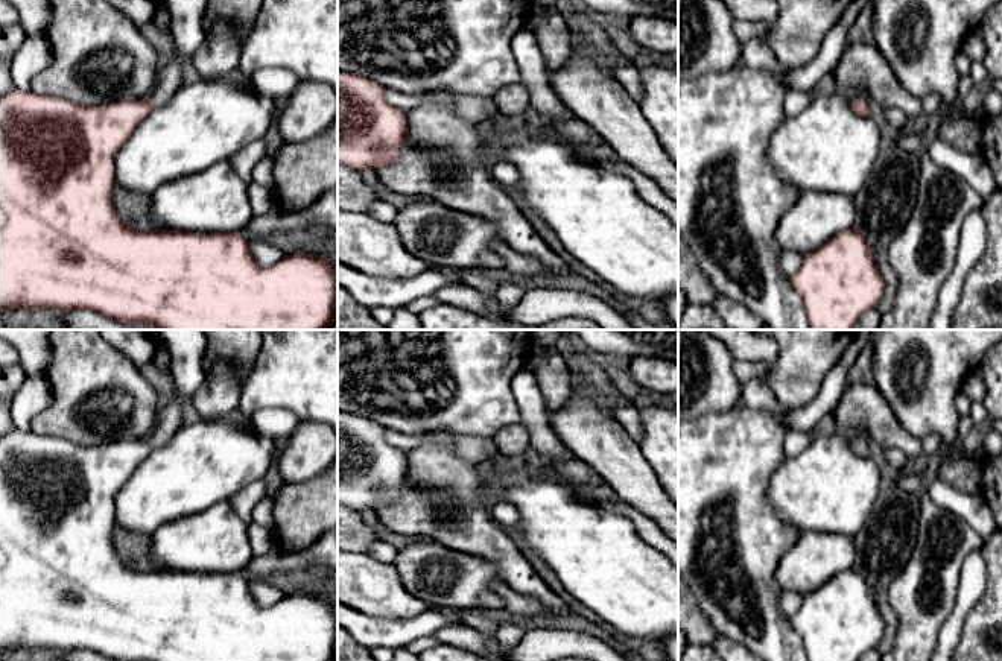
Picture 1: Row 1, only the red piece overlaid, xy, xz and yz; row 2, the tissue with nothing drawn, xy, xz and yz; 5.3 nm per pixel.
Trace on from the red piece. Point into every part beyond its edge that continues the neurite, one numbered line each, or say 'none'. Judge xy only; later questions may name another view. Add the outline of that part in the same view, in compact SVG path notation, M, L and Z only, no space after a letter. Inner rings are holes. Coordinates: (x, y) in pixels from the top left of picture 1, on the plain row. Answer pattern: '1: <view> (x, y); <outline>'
1: xy (186, 347); M155 330L152 337L170 354L173 398L158 409L157 425L149 433L155 448L170 442L182 425L182 403L190 400L205 378L202 359L207 348L204 330Z

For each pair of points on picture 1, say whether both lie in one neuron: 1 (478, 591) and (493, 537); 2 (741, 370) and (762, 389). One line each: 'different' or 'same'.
1: different
2: different

